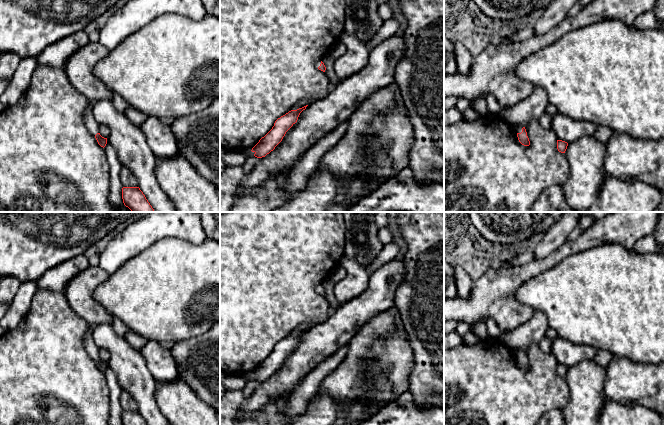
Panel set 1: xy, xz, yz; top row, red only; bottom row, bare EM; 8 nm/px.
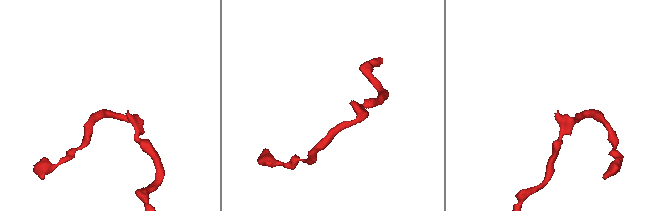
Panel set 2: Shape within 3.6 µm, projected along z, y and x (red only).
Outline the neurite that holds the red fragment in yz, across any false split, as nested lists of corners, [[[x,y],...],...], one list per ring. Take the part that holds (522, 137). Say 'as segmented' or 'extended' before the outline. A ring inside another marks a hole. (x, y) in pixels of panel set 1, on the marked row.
extended; [[[518,123],[514,126],[514,128],[516,130],[519,142],[524,146],[529,146],[530,141],[529,141],[529,138],[527,136],[525,126],[521,123]]]

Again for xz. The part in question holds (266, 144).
as segmented; [[[308,105],[297,110],[291,110],[278,118],[272,129],[252,148],[251,151],[255,153],[254,156],[262,158],[273,151],[282,141],[286,132],[297,122],[300,113],[305,110],[307,106]]]

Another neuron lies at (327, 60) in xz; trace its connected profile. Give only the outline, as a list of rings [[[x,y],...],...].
[[[326,54],[321,61],[326,67],[325,74],[327,75],[330,85],[333,88],[341,81],[341,79],[336,75],[335,70],[333,68],[334,60],[329,54]]]

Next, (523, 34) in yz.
[[[525,27],[523,29],[516,31],[517,42],[525,41],[533,36],[536,36],[533,27]]]

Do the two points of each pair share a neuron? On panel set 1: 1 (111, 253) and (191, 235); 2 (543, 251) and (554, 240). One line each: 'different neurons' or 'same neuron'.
1: same neuron
2: same neuron

